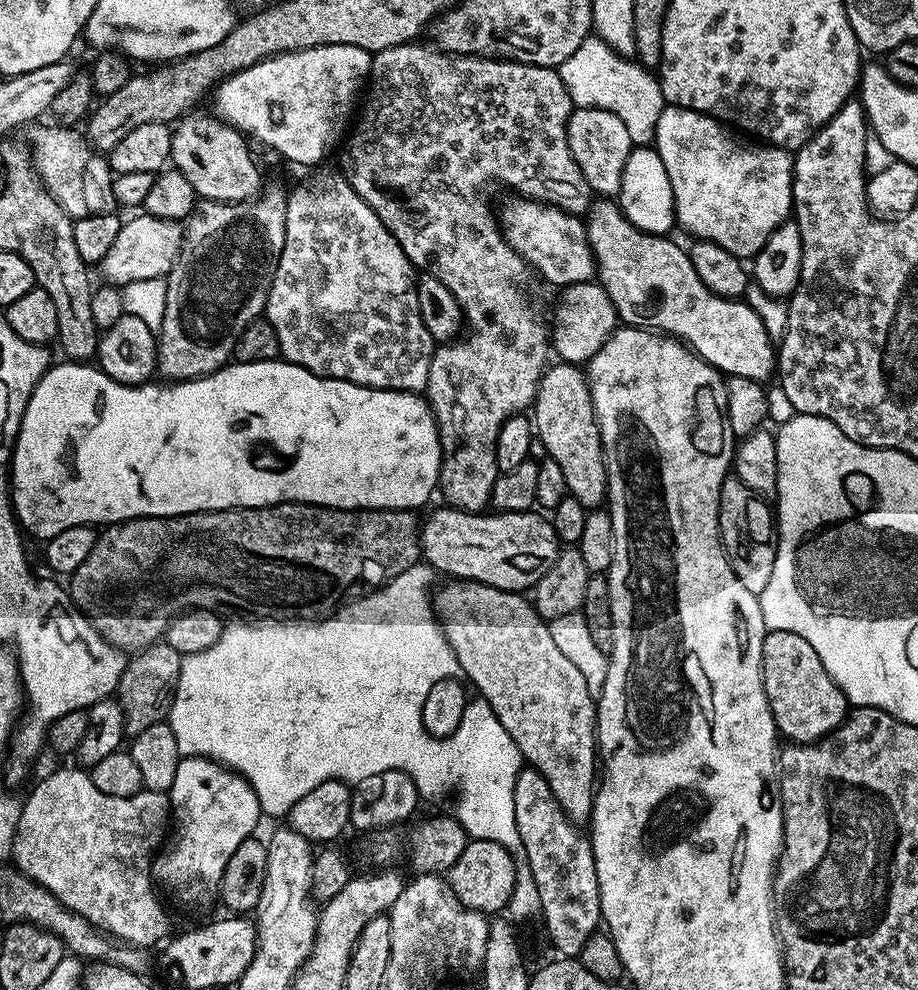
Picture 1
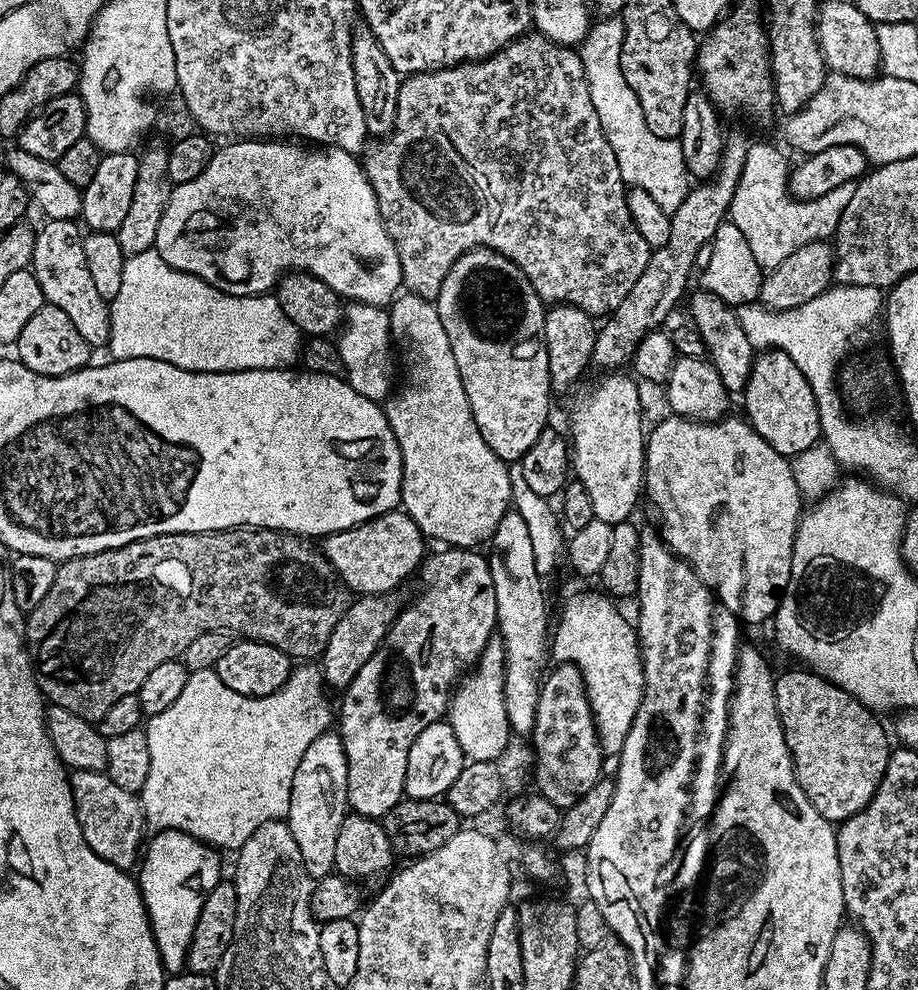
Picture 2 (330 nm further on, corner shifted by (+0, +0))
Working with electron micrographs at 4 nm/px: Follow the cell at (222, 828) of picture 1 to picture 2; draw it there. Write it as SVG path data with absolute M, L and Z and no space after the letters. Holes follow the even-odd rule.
M173 828L157 831L153 836L156 837L147 841L138 864L138 883L164 971L175 974L185 971L194 926L198 926L198 914L202 914L202 902L206 902L210 890L222 879L221 853L212 845Z

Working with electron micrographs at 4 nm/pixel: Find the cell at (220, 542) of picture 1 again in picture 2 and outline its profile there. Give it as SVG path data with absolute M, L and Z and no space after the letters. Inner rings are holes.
M245 526L242 528L224 528L220 532L175 532L174 534L166 534L165 536L151 536L145 540L135 540L126 546L118 546L117 548L107 548L101 552L94 554L86 554L85 556L76 556L73 560L63 561L57 567L54 574L54 583L50 585L50 591L47 592L46 598L42 598L42 602L38 602L38 606L34 606L32 612L27 613L26 616L26 647L28 655L31 659L33 669L36 674L36 684L39 686L41 692L44 694L45 701L48 704L57 704L58 706L66 706L66 710L70 710L73 714L78 714L78 718L86 718L93 722L99 722L102 714L106 714L106 710L110 710L110 706L114 706L114 702L118 702L118 698L126 698L127 696L135 696L140 691L142 682L146 682L150 670L154 670L158 666L162 666L162 662L170 662L177 658L183 657L186 646L190 646L190 642L194 642L194 638L199 638L202 634L207 632L227 632L236 638L243 638L245 640L256 640L259 644L269 644L278 650L282 650L287 656L295 658L300 662L312 662L317 659L323 652L327 642L330 641L330 636L334 631L338 620L342 618L350 603L350 593L348 587L340 581L340 576L330 566L330 562L324 556L323 551L319 547L316 548L311 539L305 538L294 532L282 532L276 526Z

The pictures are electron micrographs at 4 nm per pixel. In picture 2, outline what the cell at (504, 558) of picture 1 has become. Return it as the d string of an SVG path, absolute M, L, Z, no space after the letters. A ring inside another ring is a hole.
M403 510L384 512L381 516L370 518L361 524L355 524L341 532L331 532L323 537L322 551L337 572L349 593L364 595L382 595L397 591L400 583L421 567L425 559L424 544L426 537L420 527Z

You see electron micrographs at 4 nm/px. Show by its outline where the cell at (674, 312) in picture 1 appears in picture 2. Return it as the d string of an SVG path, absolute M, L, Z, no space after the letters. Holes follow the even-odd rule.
M779 350L767 351L753 359L750 378L742 393L748 411L746 419L778 454L791 458L807 452L821 439L818 406L814 390L810 390L810 382L806 382L806 374L798 370L794 358Z

